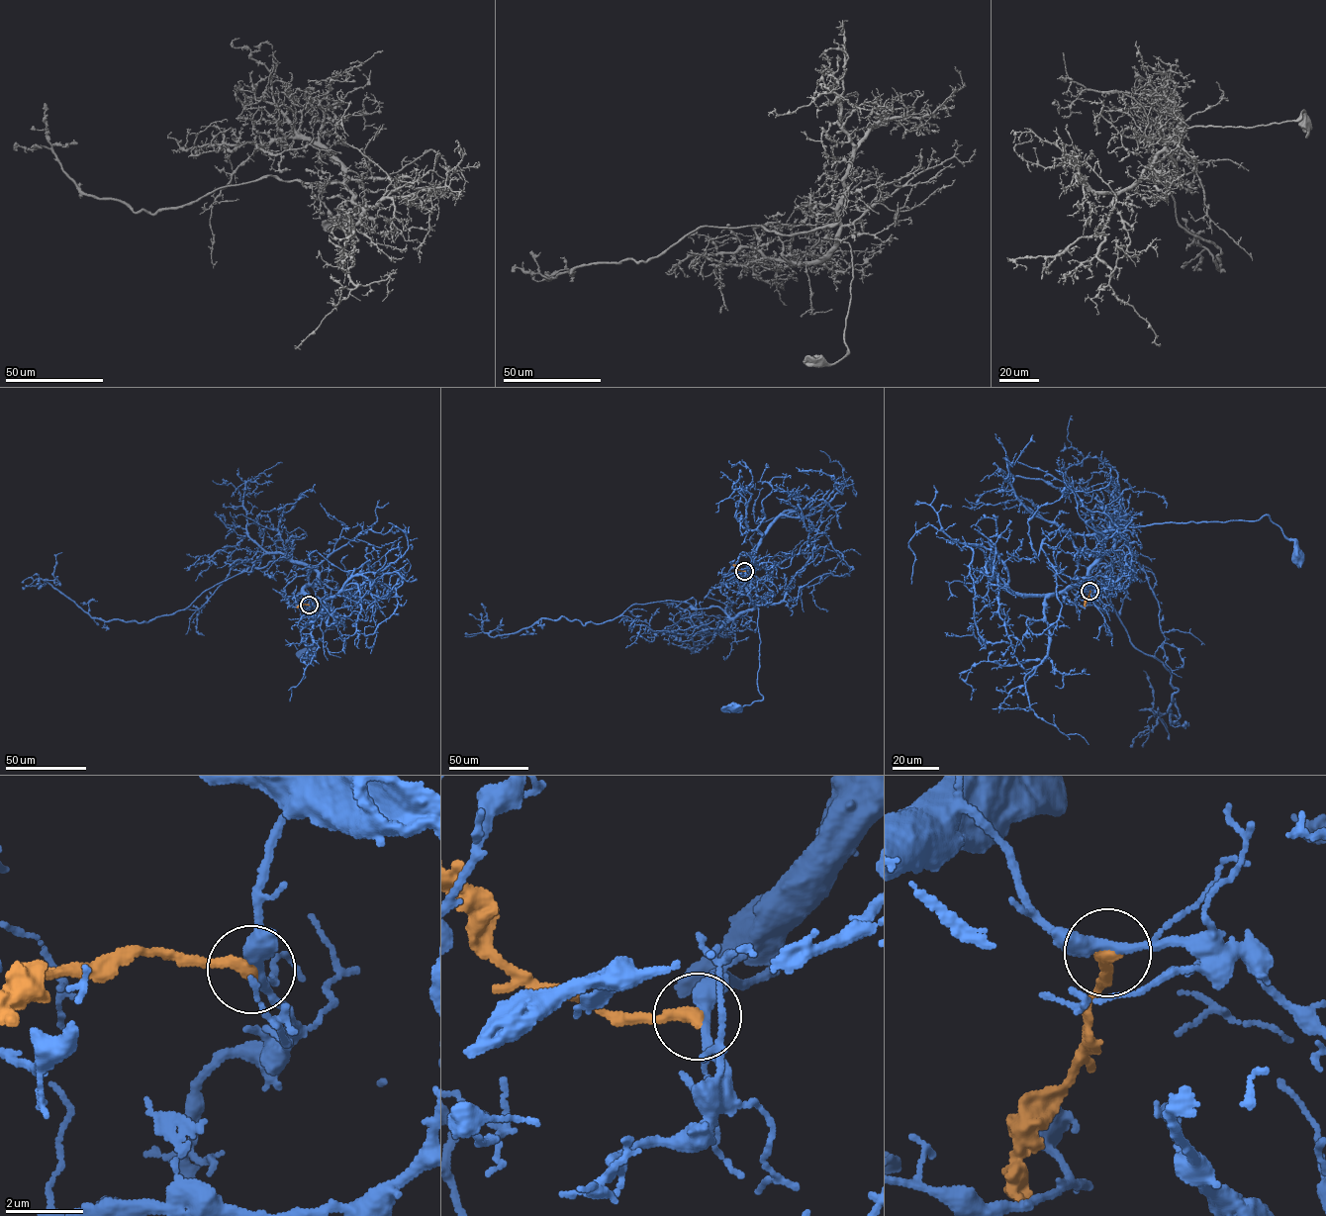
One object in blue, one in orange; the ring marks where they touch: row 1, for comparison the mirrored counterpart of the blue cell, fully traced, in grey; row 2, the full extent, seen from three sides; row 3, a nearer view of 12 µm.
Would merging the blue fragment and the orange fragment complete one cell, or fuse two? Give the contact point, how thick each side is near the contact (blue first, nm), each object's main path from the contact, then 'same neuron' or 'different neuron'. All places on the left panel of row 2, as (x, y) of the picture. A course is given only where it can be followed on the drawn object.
at (309, 605); 280 nm thick on the blue side, 360 nm on the other; blue runs (309, 605), (310, 596), (303, 589), (313, 585), (319, 574), (327, 619), (334, 628), (328, 629), (310, 655); orange runs (309, 605), (297, 608); different neuron

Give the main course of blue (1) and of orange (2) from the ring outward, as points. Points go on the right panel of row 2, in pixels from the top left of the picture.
1: (1089, 591), (1081, 580), (1112, 547), (1111, 529), (1117, 525), (1256, 520), (1266, 514), (1294, 541), (1297, 555)
2: (1089, 591), (1085, 607)

